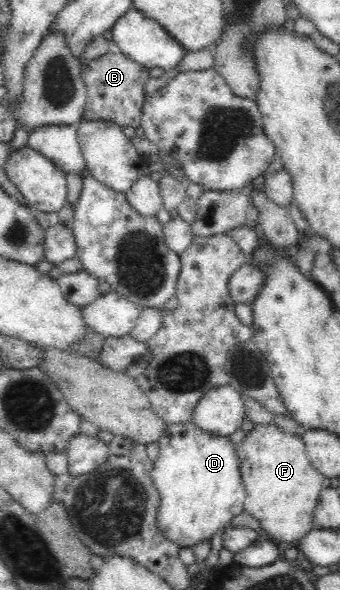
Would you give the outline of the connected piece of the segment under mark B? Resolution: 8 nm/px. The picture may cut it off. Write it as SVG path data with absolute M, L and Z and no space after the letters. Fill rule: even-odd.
M120 51L104 54L86 66L80 64L80 67L82 67L82 80L88 91L82 118L90 121L102 119L114 121L120 126L138 127L145 101L142 90L150 78L149 68L134 62Z

